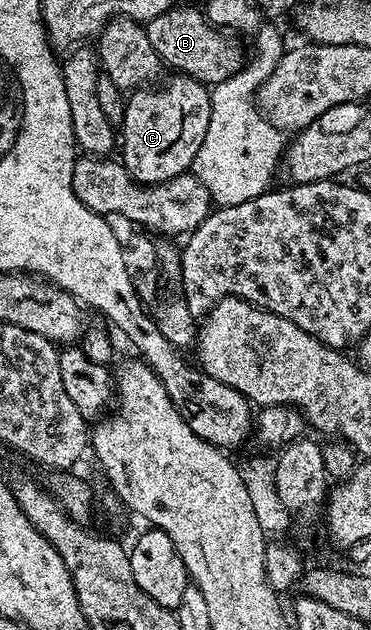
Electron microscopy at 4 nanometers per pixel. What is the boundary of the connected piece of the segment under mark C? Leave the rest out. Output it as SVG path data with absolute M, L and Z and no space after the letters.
M180 74L170 75L170 80L162 88L154 87L152 90L137 90L132 93L125 101L125 113L119 125L119 155L120 163L124 164L129 171L131 179L136 180L139 184L162 184L176 176L186 175L192 169L195 154L199 154L199 146L203 146L203 138L207 138L207 126L211 122L211 98L209 97L210 89L206 85L200 84L195 78L182 76Z

